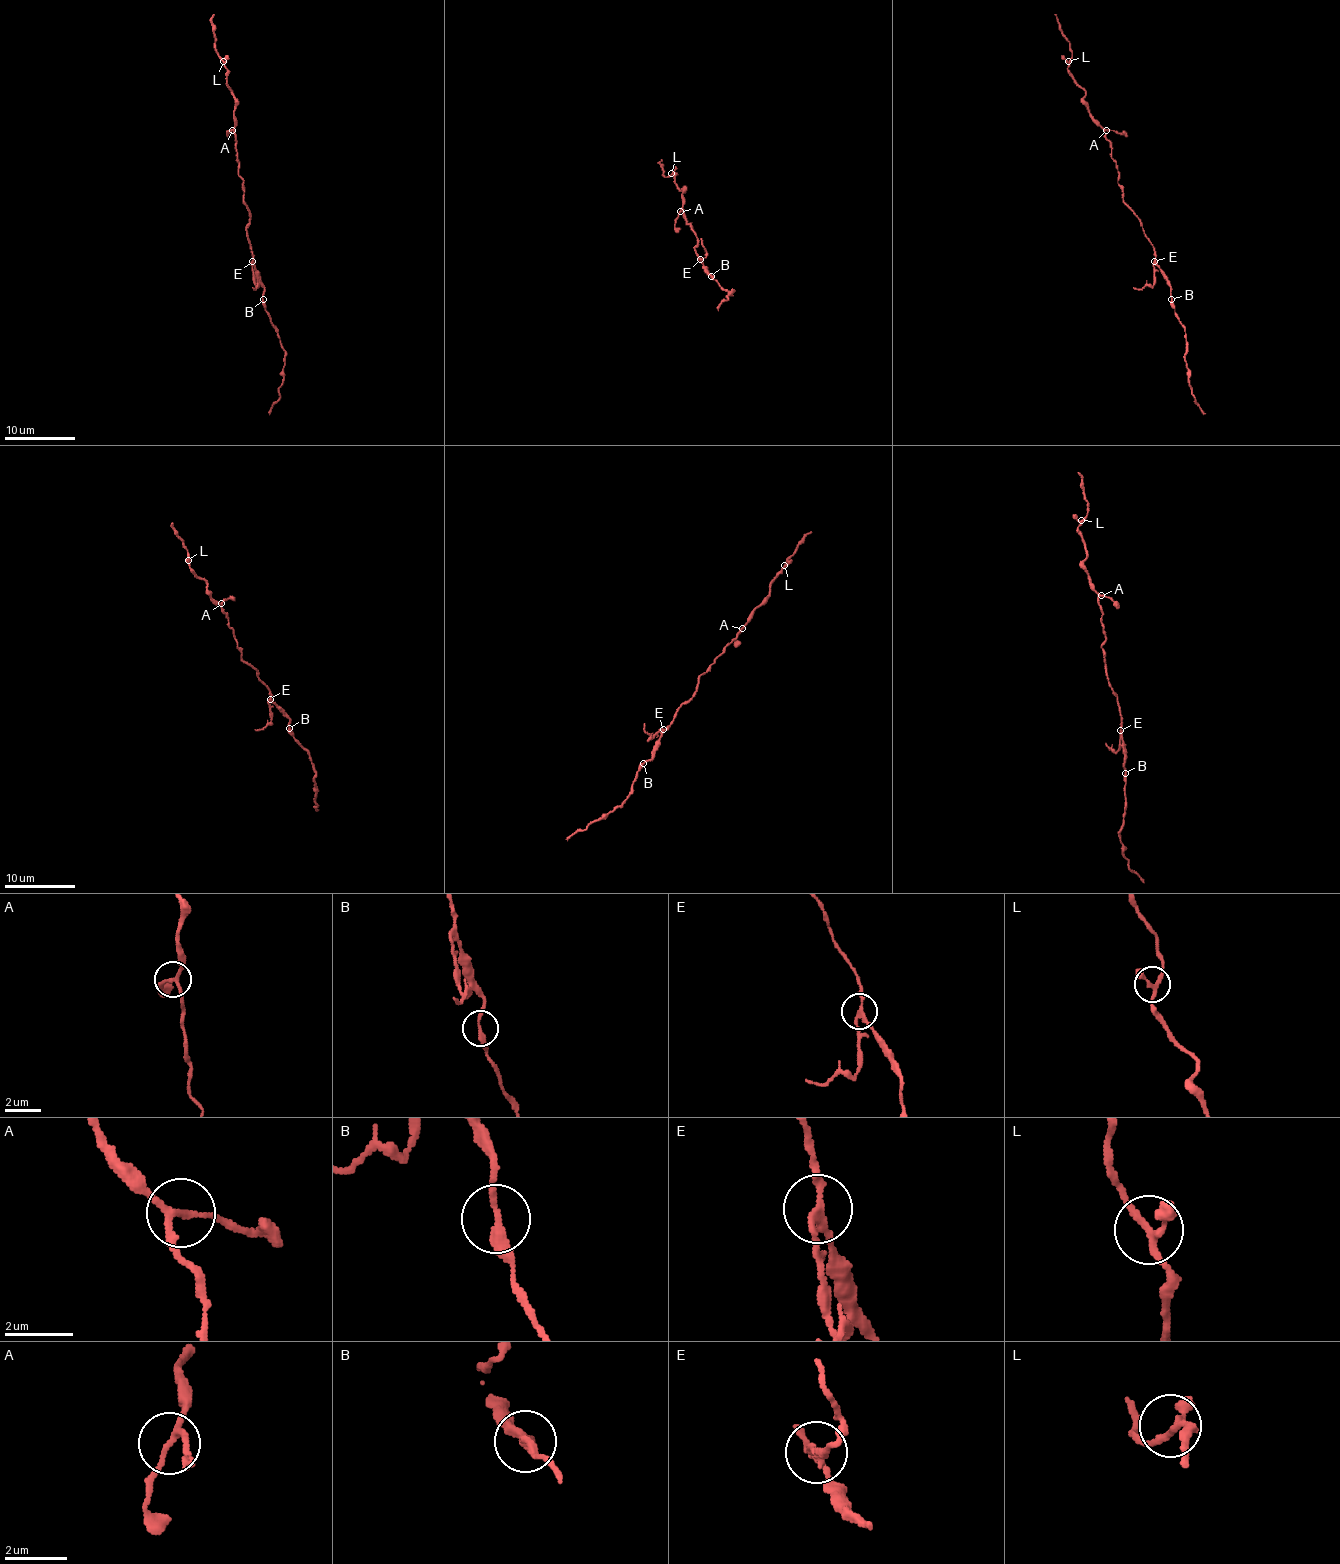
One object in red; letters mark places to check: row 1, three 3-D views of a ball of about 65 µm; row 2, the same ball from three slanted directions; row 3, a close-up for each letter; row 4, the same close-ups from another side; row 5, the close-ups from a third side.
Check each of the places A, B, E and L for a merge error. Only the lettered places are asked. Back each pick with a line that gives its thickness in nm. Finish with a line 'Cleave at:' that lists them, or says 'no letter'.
E: Thickness 190 nm
Cleave at: E

